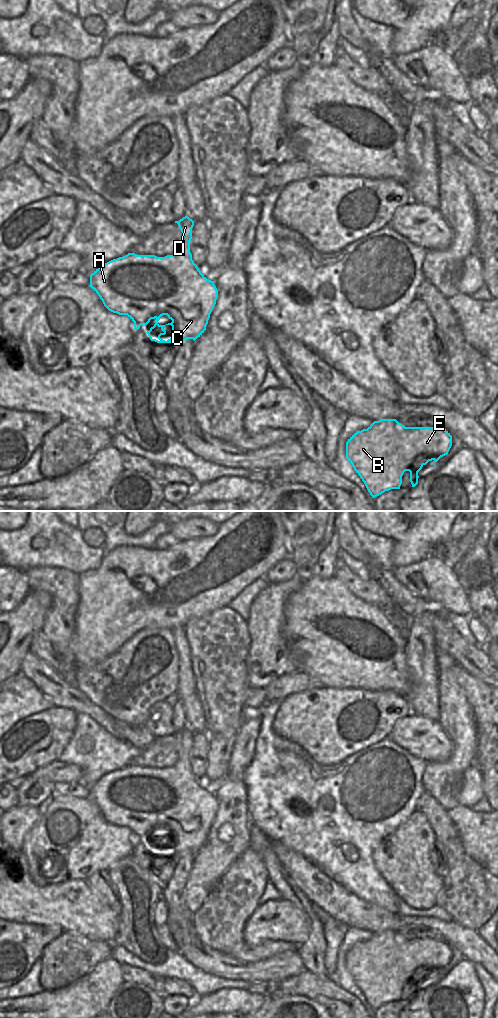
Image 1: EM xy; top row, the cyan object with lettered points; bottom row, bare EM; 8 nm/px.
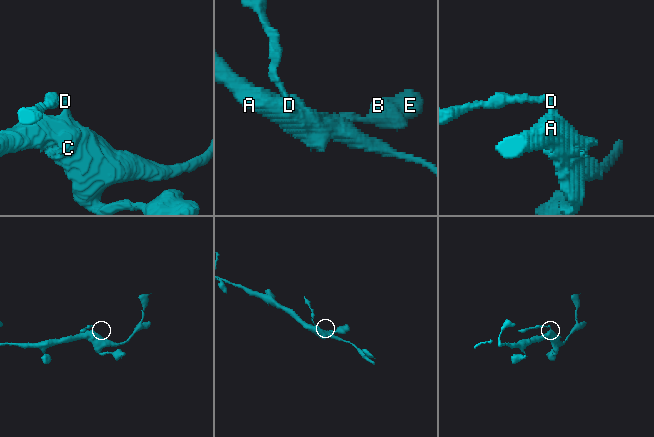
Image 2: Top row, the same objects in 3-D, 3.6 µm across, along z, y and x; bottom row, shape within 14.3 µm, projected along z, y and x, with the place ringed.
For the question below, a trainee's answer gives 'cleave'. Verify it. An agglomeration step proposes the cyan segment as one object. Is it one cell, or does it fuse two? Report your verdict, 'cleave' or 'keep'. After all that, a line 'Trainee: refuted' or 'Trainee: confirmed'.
cleave
Trainee: confirmed

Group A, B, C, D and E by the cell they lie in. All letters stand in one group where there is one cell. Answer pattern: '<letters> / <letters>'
A B C E / D

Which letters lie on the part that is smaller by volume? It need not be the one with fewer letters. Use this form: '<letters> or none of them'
D

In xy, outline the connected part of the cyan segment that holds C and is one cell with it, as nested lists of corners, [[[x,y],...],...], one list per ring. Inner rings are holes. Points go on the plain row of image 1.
[[[183,748],[180,758],[173,767],[157,769],[128,765],[101,777],[90,787],[90,799],[109,823],[127,827],[134,834],[134,842],[155,831],[154,838],[146,844],[150,852],[177,857],[187,851],[195,853],[204,845],[218,810],[214,793],[207,791],[194,775],[190,764],[190,753],[186,754]],[[163,827],[172,832],[166,837],[172,838],[171,845],[174,848],[167,853],[160,850],[166,846],[163,841],[166,837],[158,836]]]

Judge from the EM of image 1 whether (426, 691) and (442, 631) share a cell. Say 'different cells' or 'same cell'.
different cells

